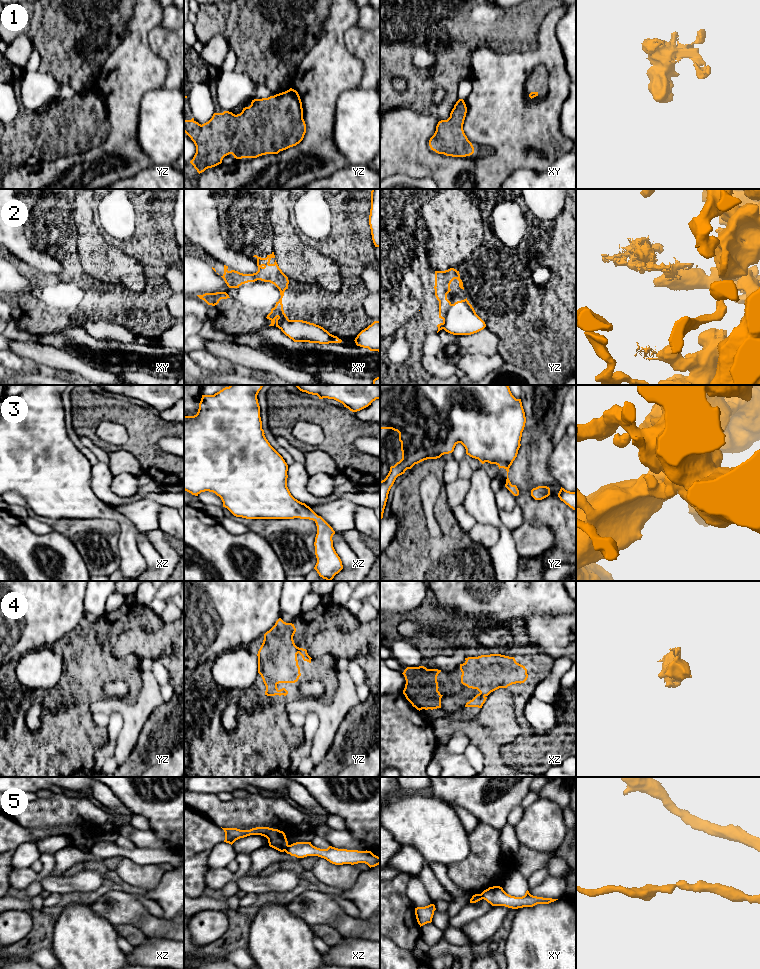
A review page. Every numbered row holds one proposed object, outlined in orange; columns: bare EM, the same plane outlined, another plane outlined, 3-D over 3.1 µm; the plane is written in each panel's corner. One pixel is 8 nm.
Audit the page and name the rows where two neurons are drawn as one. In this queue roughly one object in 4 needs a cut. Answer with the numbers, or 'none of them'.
2, 5

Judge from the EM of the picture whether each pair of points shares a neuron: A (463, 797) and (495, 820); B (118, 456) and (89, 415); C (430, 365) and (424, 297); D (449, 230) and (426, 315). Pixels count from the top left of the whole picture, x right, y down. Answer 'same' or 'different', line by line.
A: same
B: different
C: different
D: same

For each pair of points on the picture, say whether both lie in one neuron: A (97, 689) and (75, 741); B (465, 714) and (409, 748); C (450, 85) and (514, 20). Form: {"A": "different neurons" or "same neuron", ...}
{"A": "same neuron", "B": "different neurons", "C": "same neuron"}

